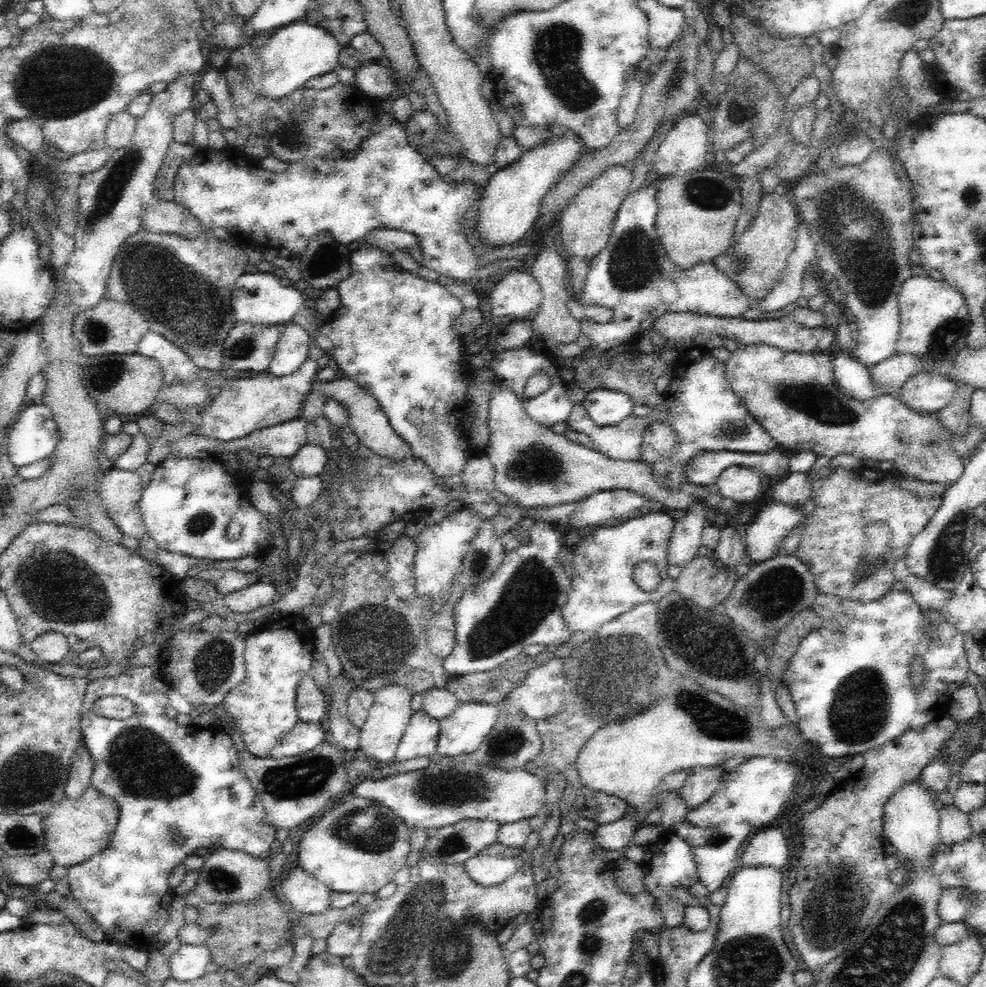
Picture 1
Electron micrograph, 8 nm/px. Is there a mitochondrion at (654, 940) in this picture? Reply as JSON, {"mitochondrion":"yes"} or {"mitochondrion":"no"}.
{"mitochondrion":"no"}

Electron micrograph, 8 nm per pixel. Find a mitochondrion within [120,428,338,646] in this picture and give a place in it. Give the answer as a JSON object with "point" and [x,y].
{"point":[200,522]}

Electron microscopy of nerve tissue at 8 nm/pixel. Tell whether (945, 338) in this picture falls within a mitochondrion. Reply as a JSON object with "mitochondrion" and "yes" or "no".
{"mitochondrion":"yes"}

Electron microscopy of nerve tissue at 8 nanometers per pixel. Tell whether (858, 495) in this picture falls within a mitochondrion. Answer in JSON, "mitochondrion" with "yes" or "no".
{"mitochondrion":"no"}

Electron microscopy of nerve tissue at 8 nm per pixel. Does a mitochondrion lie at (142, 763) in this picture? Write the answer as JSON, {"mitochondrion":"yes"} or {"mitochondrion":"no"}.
{"mitochondrion":"yes"}

